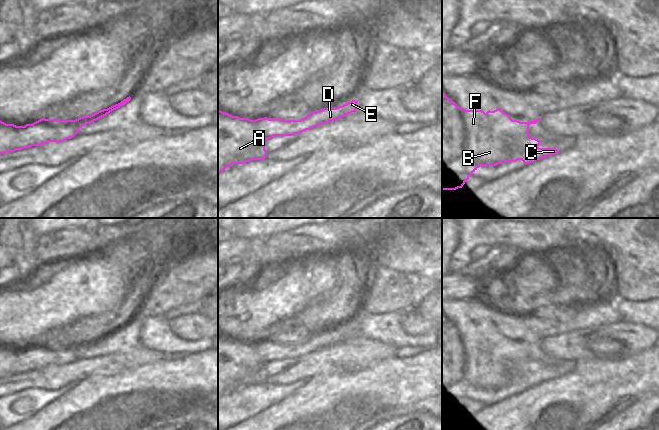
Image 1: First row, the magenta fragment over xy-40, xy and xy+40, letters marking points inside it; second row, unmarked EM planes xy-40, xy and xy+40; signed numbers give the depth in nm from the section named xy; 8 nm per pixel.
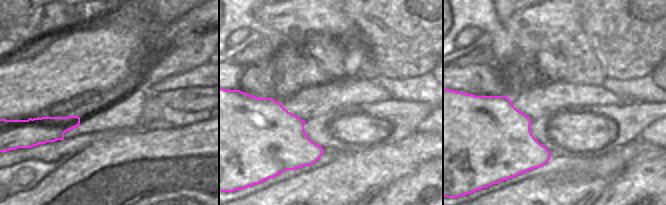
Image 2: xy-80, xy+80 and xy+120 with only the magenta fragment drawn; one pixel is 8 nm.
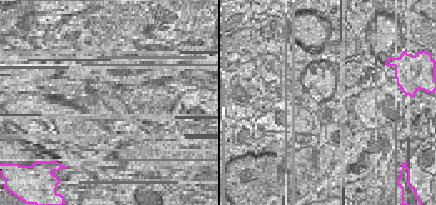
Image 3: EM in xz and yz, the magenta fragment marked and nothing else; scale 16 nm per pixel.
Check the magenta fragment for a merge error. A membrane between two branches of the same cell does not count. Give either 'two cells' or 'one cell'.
two cells

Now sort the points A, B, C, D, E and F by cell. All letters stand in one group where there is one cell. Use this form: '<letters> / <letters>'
A B C F / D E

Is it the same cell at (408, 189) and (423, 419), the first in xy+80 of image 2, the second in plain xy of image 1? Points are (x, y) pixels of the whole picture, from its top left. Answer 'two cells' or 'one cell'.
one cell

